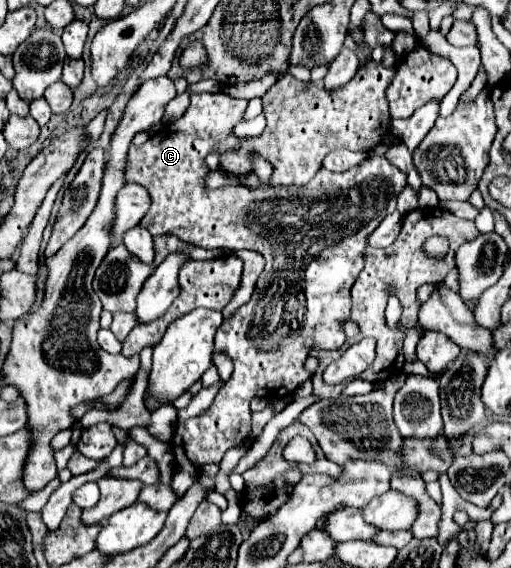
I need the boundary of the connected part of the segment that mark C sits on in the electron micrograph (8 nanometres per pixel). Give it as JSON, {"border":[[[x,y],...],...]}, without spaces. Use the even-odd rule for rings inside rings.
{"border":[[[191,93],[191,105],[187,107],[185,115],[181,119],[177,119],[175,123],[171,125],[165,125],[161,127],[147,143],[143,143],[141,147],[135,147],[131,145],[129,149],[129,159],[127,159],[127,169],[125,169],[125,175],[127,175],[127,182],[139,183],[143,185],[149,195],[151,195],[151,209],[147,211],[147,215],[141,219],[141,225],[151,233],[151,235],[175,235],[179,237],[181,241],[185,243],[195,243],[195,245],[201,245],[203,249],[231,249],[231,251],[237,251],[239,249],[239,227],[247,227],[251,233],[253,233],[253,243],[255,245],[247,245],[247,249],[251,251],[257,251],[265,257],[267,265],[265,265],[265,271],[261,273],[259,281],[257,281],[257,287],[251,295],[251,301],[245,303],[243,307],[239,307],[229,319],[223,319],[221,327],[217,329],[217,335],[214,338],[214,353],[222,351],[227,353],[233,361],[234,370],[229,378],[229,381],[225,381],[219,389],[219,393],[215,395],[215,401],[213,405],[199,417],[191,419],[191,421],[181,421],[179,423],[179,429],[177,429],[177,439],[181,441],[181,449],[183,449],[183,463],[179,461],[179,465],[175,465],[175,471],[173,471],[173,479],[171,479],[171,487],[173,491],[177,491],[177,495],[181,497],[201,475],[201,467],[205,463],[217,463],[223,459],[223,455],[235,447],[235,445],[241,445],[247,437],[249,437],[249,431],[251,431],[251,411],[249,411],[249,401],[253,397],[269,397],[275,393],[275,399],[283,399],[285,395],[293,393],[303,381],[309,379],[307,371],[303,369],[303,361],[305,361],[305,355],[309,353],[307,347],[305,347],[305,339],[315,339],[315,345],[317,349],[339,349],[343,343],[345,343],[345,335],[343,335],[343,329],[341,329],[341,321],[349,317],[349,311],[351,311],[351,287],[357,279],[357,275],[361,273],[363,265],[365,265],[365,247],[367,247],[367,237],[379,227],[379,223],[395,211],[395,201],[397,201],[397,195],[401,193],[401,189],[405,187],[405,173],[399,171],[397,167],[393,167],[385,157],[379,157],[379,155],[371,155],[367,157],[361,165],[345,171],[345,173],[331,173],[327,169],[319,169],[319,173],[305,185],[305,187],[275,187],[275,189],[263,189],[263,191],[257,191],[257,189],[251,189],[251,187],[243,187],[243,185],[235,185],[235,187],[225,187],[221,191],[207,191],[205,185],[203,185],[203,177],[207,175],[207,167],[203,163],[205,155],[209,155],[211,151],[215,151],[229,135],[231,135],[231,151],[237,151],[241,147],[241,139],[233,135],[233,127],[243,121],[243,113],[247,109],[247,101],[243,99],[235,99],[235,97],[229,97],[225,93]]]}

